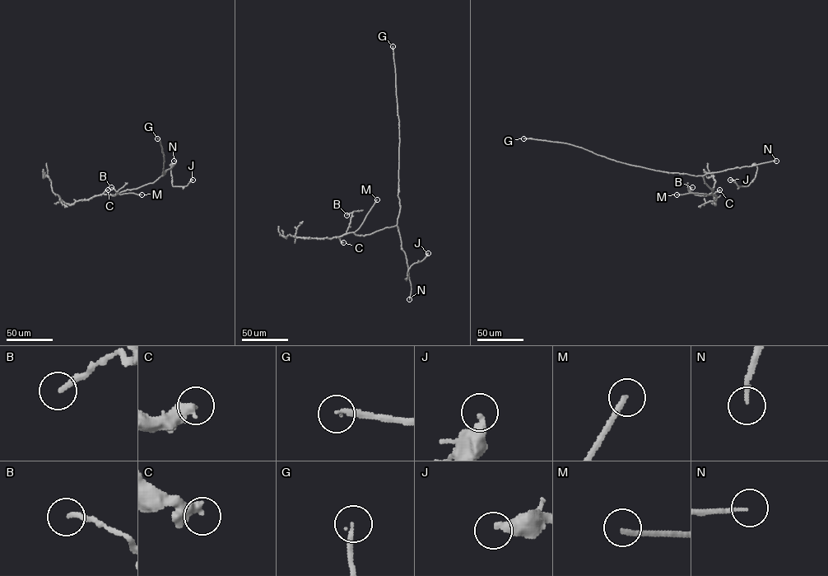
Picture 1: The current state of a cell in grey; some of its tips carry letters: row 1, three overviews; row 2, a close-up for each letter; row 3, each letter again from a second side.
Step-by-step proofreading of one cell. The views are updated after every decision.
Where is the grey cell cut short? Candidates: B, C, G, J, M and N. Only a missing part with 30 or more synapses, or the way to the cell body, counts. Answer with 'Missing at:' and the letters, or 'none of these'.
Missing at: G, M, N

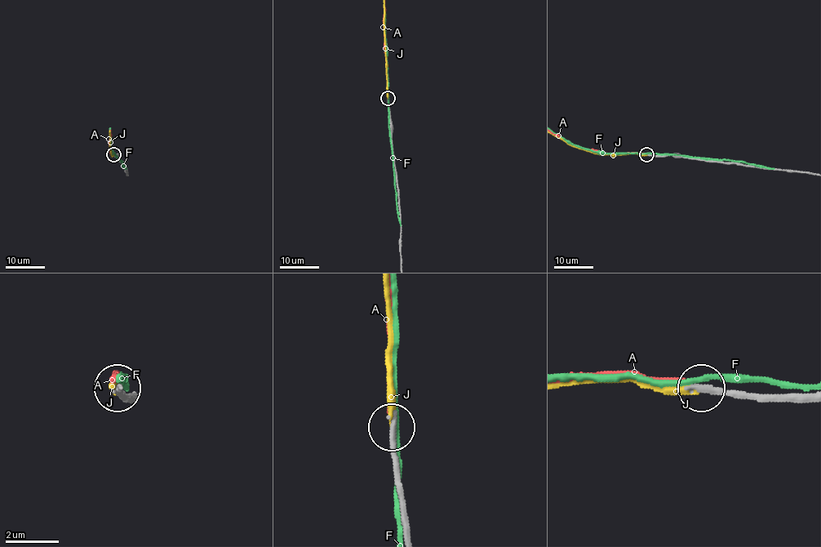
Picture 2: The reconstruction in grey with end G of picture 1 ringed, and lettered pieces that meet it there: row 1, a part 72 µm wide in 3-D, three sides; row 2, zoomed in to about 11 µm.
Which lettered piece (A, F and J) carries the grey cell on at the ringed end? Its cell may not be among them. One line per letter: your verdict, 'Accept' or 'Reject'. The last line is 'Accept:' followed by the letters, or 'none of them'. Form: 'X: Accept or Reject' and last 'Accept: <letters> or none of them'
A: Reject
F: Reject
J: Accept
Accept: J

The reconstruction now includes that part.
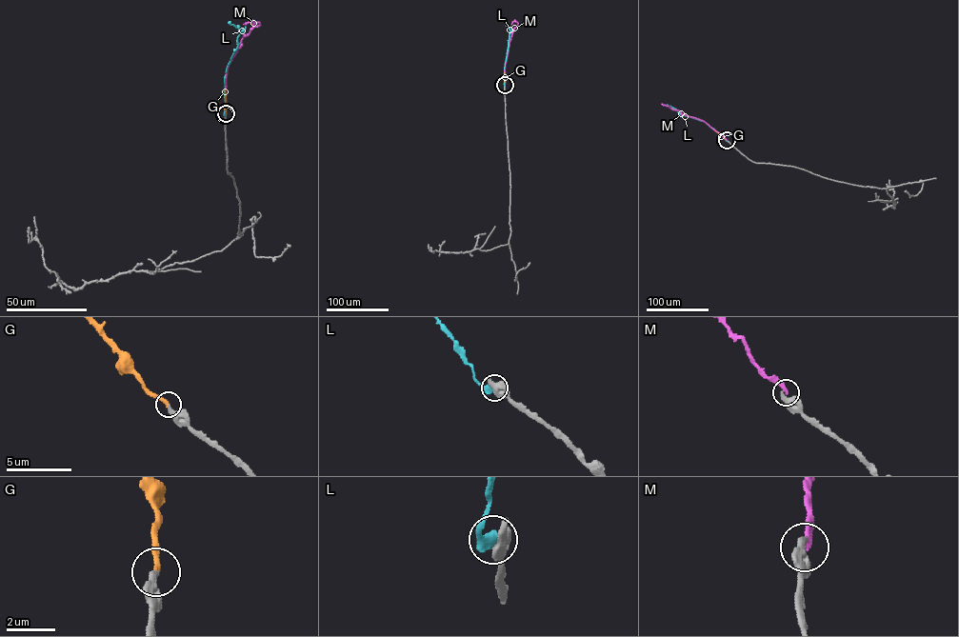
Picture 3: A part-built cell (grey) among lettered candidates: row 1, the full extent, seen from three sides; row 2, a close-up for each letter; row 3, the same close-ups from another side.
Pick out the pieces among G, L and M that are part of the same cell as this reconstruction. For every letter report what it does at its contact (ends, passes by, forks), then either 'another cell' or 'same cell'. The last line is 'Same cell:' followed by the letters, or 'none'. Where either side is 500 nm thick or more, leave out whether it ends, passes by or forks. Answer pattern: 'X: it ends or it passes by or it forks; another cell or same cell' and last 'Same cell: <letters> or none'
G: it ends; same cell
L: another cell
M: it ends; another cell
Same cell: G

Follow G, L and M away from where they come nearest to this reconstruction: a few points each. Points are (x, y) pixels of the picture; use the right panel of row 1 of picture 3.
G: (726, 140), (714, 130)
L: (727, 140), (704, 122), (681, 115), (667, 104)
M: (727, 140), (703, 121), (663, 105), (667, 105)

